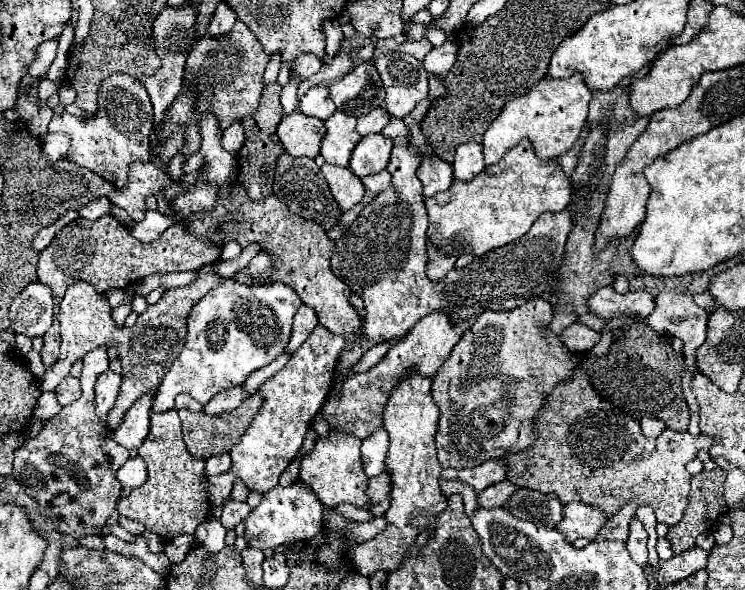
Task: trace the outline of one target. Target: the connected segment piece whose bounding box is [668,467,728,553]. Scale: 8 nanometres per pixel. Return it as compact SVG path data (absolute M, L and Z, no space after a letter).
M718 467L712 471L702 471L692 477L692 491L690 491L690 499L688 499L690 503L684 511L684 517L680 523L676 523L674 527L668 529L668 541L672 543L674 553L682 553L686 549L692 549L696 537L700 533L706 533L708 529L716 527L716 523L728 513L728 507L724 501L724 481L726 481L726 475Z

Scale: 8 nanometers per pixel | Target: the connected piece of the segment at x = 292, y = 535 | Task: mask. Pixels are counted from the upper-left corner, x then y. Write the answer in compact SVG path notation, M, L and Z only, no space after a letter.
M298 481L288 487L274 487L272 491L264 493L262 503L252 509L252 513L246 519L246 541L248 547L256 549L276 549L280 545L288 545L294 541L310 541L322 531L322 505L316 499L314 491Z

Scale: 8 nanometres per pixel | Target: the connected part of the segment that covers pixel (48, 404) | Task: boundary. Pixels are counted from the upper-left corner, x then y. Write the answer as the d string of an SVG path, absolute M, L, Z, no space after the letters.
M50 391L50 393L42 393L42 397L38 399L38 405L36 405L34 415L46 421L46 419L52 419L54 415L58 415L60 409L62 409L62 407L58 405L54 391Z

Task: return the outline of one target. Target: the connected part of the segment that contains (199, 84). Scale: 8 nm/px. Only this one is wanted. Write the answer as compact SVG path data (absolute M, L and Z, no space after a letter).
M236 21L234 29L226 37L208 37L200 39L196 47L190 51L186 59L186 79L196 85L196 119L186 131L186 145L184 155L192 155L200 149L200 117L204 111L216 111L220 115L220 129L224 131L234 121L244 119L256 111L262 87L264 87L264 69L270 61L270 55L264 51L262 43L256 39L256 35L242 23Z

